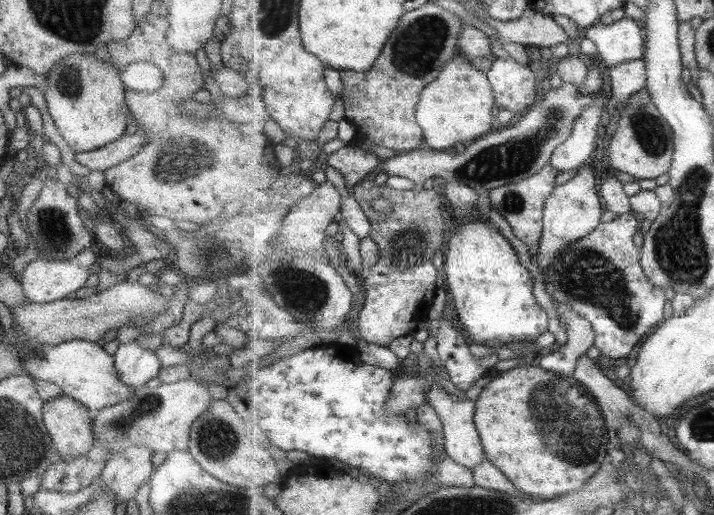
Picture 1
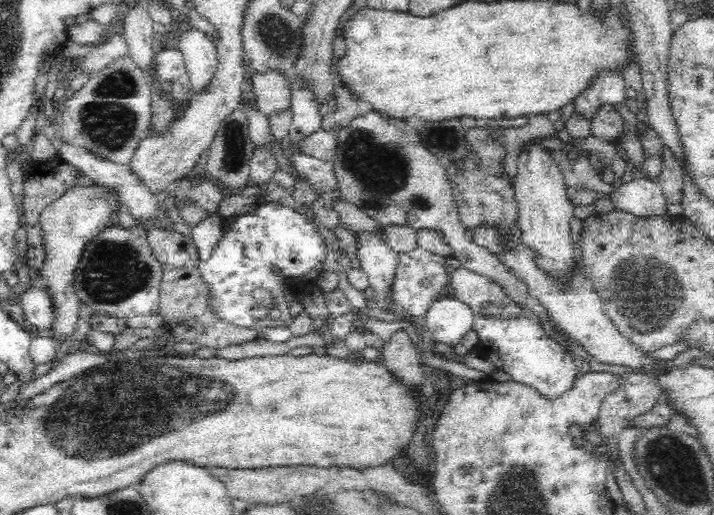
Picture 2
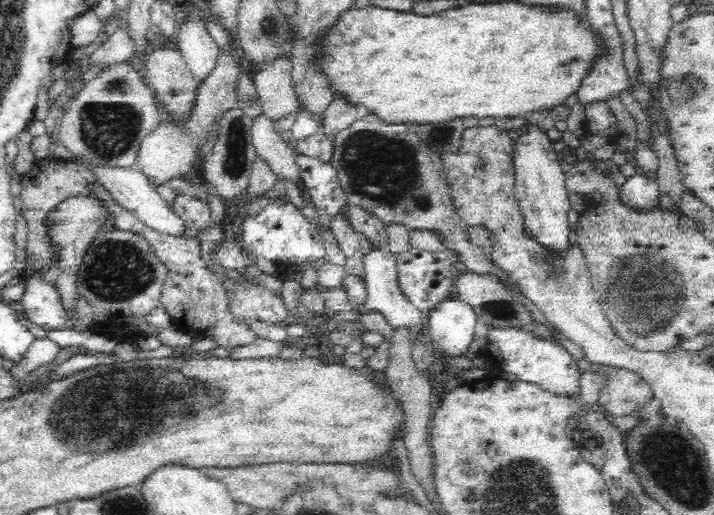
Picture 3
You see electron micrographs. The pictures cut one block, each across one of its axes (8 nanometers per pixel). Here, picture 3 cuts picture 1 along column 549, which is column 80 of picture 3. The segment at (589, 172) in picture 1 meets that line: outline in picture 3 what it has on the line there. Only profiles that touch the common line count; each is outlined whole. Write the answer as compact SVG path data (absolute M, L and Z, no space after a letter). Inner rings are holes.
M72 198L72 200L62 202L58 206L58 210L54 214L50 214L50 218L48 218L47 224L52 226L49 230L49 235L52 240L58 242L57 246L61 248L55 262L57 268L61 269L61 273L57 276L55 282L56 287L58 287L58 293L61 294L62 306L65 306L66 310L74 310L78 297L77 282L79 268L83 264L87 249L94 242L100 226L104 224L107 217L110 217L107 209L97 199Z

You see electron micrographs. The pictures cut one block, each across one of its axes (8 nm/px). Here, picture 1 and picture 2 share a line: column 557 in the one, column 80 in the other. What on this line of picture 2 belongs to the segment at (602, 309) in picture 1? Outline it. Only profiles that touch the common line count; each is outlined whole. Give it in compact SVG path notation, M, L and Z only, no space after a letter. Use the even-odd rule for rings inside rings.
M150 223L134 228L109 226L84 247L74 273L76 296L93 312L127 319L159 313L159 293L163 270L146 238Z

